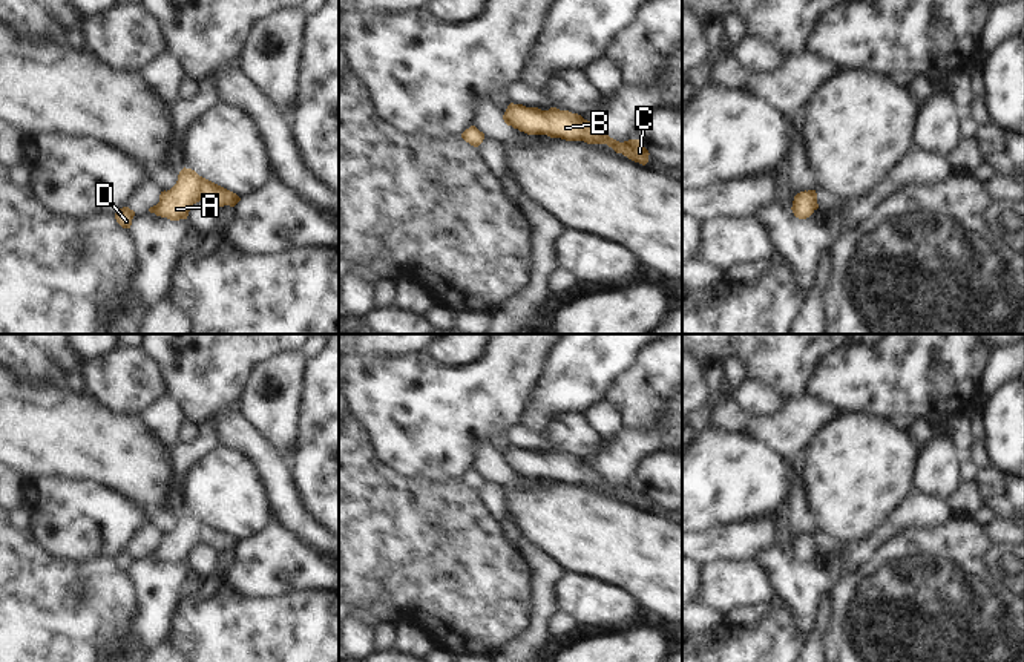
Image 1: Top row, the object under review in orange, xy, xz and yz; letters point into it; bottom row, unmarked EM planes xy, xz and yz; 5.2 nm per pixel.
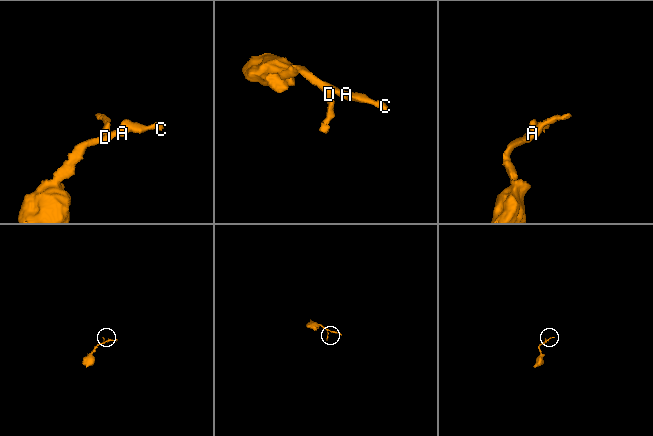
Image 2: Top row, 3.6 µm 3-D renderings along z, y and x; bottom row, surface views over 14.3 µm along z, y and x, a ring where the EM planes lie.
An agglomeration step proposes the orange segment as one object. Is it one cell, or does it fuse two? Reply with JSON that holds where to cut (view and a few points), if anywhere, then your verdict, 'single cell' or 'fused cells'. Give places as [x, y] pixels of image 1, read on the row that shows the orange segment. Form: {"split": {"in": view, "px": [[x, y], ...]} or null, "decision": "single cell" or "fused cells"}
{"split": null, "decision": "single cell"}

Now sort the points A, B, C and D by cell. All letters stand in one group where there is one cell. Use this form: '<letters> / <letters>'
A B C D

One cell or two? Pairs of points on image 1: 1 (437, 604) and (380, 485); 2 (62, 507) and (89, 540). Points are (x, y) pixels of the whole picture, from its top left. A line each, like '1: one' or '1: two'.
1: one
2: one

